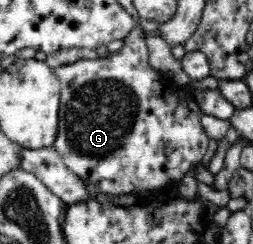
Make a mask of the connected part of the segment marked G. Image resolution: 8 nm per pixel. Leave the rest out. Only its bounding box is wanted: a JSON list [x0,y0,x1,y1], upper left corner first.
[53,27,213,197]

